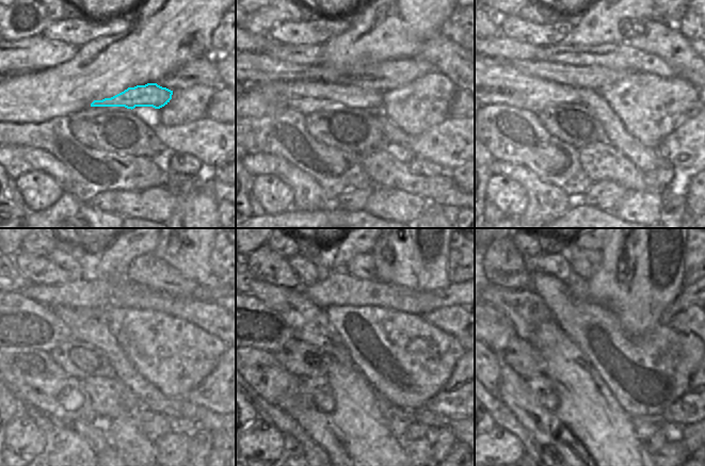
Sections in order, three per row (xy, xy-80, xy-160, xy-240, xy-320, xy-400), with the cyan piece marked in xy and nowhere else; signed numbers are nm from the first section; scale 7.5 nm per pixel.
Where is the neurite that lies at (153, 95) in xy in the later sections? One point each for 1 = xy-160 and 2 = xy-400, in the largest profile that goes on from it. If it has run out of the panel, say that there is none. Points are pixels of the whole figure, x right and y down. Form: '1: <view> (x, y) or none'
1: xy-160 (496, 81)
2: xy-400 (496, 331)

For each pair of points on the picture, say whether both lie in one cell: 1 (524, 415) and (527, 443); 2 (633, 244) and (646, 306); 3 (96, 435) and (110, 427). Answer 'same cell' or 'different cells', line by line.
1: different cells
2: same cell
3: different cells

